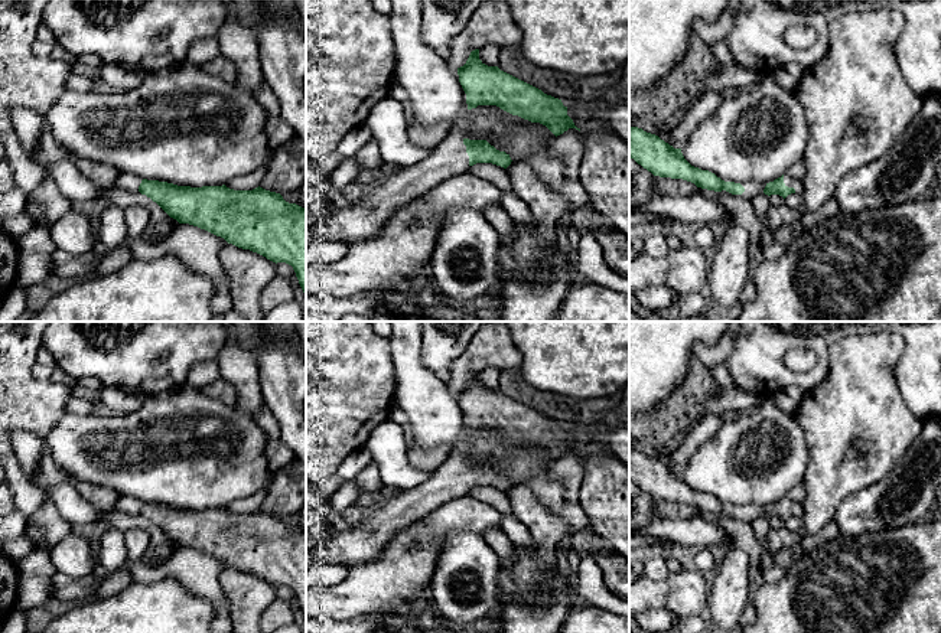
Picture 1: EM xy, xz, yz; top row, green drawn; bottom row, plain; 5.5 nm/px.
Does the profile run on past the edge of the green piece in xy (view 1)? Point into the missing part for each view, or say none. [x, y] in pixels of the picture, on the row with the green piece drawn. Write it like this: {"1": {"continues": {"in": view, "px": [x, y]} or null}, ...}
{"1": {"continues": {"in": "xy", "px": [127, 182]}}}

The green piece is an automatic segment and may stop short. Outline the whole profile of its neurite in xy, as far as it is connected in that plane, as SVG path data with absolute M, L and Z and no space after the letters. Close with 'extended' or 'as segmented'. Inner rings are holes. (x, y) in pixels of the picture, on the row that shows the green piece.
M118 173L115 189L140 192L179 223L189 223L273 262L293 267L306 296L306 208L255 187L178 186Z; extended

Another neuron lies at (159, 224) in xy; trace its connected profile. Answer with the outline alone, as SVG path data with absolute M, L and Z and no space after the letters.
M110 186L100 196L100 202L113 203L123 209L134 203L143 205L150 212L150 219L140 239L149 245L162 244L169 236L169 231L179 223L176 219L170 218L156 202L140 192L115 189Z

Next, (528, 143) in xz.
M496 105L473 108L465 138L486 140L511 157L511 164L527 164L551 190L559 192L566 182L563 159L550 154L556 136L543 124L512 115Z

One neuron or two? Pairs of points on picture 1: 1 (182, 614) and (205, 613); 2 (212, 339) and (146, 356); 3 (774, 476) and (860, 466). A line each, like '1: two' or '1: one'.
1: one
2: one
3: two

